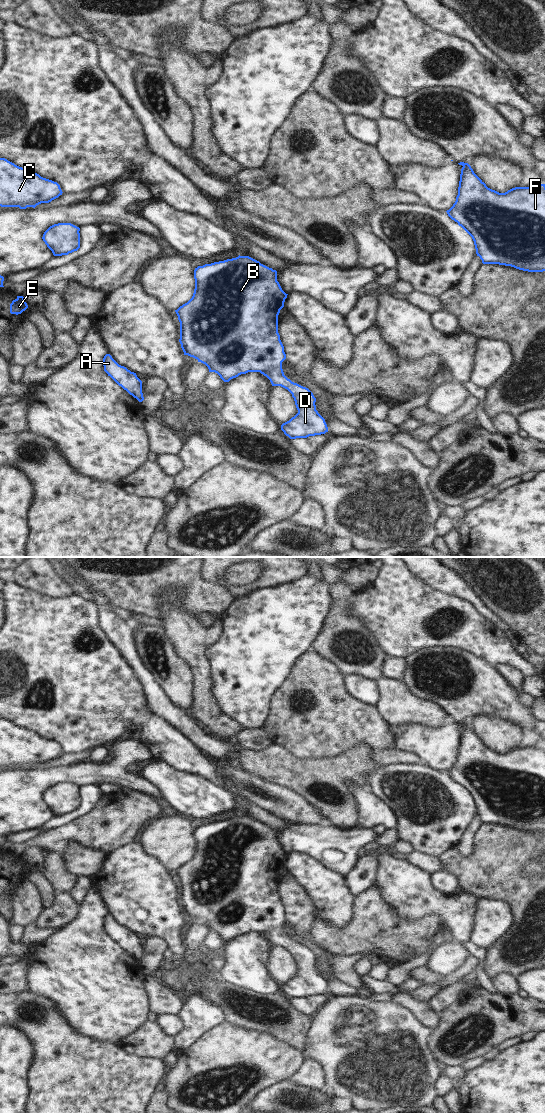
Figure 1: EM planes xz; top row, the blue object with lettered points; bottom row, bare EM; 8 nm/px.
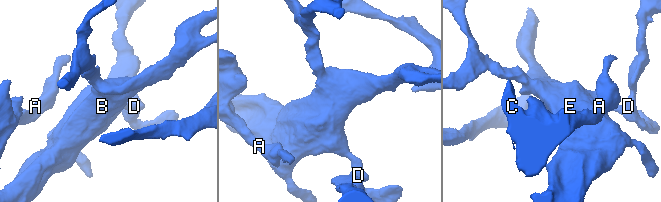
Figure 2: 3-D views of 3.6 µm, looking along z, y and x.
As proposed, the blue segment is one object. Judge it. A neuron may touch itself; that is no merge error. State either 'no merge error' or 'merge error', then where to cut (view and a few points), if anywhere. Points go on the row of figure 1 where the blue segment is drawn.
no merge error; cut none

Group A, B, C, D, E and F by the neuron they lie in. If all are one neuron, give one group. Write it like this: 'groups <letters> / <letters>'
groups A B C D E F

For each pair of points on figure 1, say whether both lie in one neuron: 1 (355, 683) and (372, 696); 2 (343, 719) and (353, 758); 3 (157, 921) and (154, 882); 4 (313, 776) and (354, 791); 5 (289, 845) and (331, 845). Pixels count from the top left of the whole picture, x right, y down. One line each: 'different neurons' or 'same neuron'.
1: same neuron
2: different neurons
3: same neuron
4: different neurons
5: same neuron

